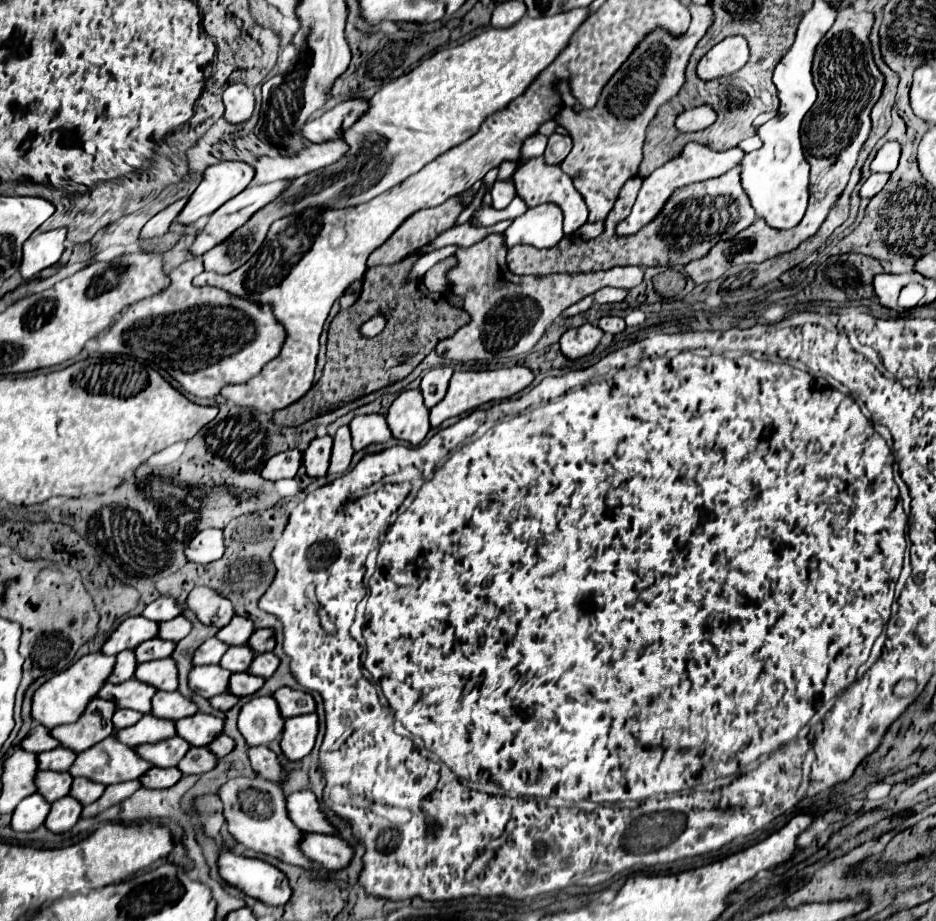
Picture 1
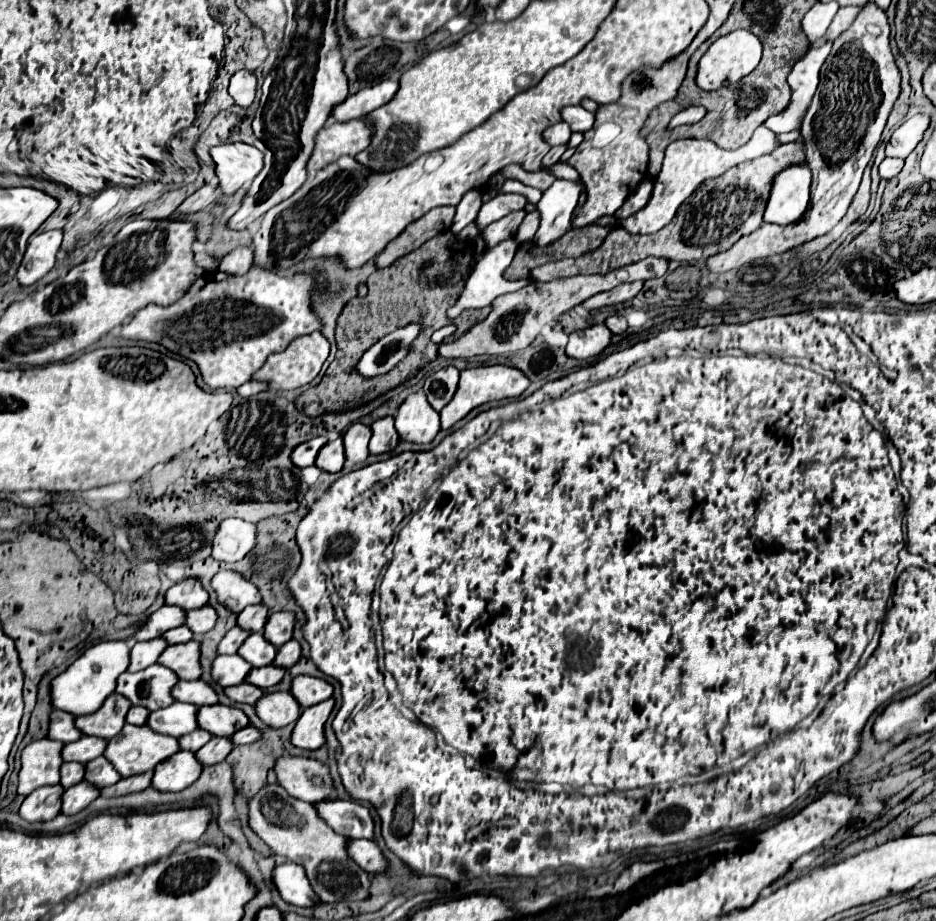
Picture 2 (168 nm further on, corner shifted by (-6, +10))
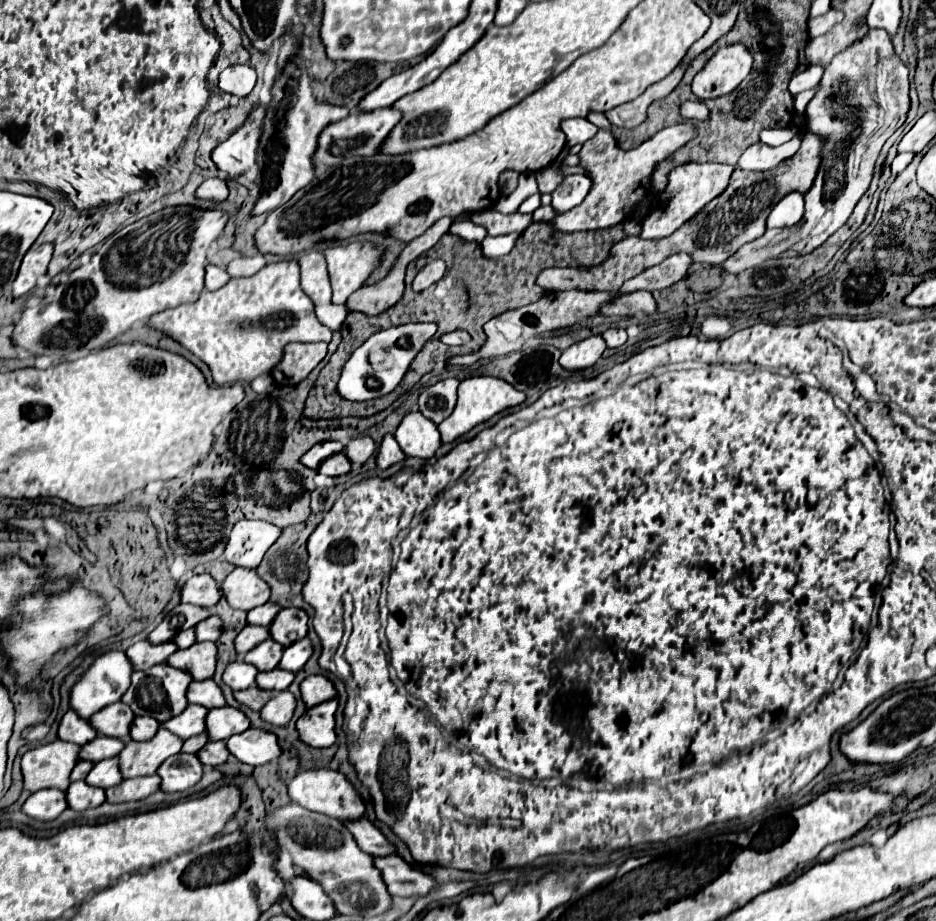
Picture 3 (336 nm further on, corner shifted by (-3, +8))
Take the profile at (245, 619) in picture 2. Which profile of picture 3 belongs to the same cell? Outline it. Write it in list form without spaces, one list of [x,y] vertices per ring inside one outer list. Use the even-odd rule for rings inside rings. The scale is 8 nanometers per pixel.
[[[267,602],[263,606],[257,606],[253,610],[247,612],[247,620],[249,624],[257,624],[257,626],[269,626],[273,622],[273,618],[279,614],[281,606],[275,602]]]

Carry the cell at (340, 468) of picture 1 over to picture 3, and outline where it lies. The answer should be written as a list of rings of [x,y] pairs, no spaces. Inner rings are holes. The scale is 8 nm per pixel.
[[[361,436],[361,438],[355,438],[347,444],[345,454],[353,466],[363,466],[375,454],[375,448],[377,446],[369,436]]]

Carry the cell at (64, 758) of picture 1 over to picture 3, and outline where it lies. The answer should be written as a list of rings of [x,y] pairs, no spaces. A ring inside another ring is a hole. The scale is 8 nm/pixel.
[[[97,736],[95,740],[91,740],[89,744],[85,744],[85,746],[81,748],[81,756],[79,756],[79,758],[85,758],[85,760],[89,760],[89,762],[95,764],[95,762],[99,762],[99,760],[117,756],[123,748],[125,748],[125,742],[119,740],[119,738]]]

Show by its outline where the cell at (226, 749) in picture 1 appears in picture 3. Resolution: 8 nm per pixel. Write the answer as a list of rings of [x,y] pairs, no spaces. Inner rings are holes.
[[[249,728],[241,734],[235,734],[227,740],[229,752],[243,764],[263,766],[281,756],[279,740],[273,732]]]

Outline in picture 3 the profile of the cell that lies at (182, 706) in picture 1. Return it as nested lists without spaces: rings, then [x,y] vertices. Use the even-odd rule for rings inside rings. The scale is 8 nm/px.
[[[203,680],[203,682],[189,684],[187,700],[191,704],[201,704],[209,710],[225,706],[225,696],[223,696],[223,692],[221,692],[221,688],[217,686],[215,680]]]

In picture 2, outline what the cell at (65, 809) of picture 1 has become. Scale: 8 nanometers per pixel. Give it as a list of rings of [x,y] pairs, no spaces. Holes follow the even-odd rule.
[[[78,782],[76,786],[68,788],[62,796],[62,814],[66,816],[74,816],[80,810],[84,810],[92,800],[98,798],[98,788],[94,788],[88,782]]]

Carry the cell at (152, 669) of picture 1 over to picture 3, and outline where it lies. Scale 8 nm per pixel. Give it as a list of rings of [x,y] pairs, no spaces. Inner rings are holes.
[[[195,642],[187,650],[177,650],[167,660],[169,666],[189,670],[195,680],[207,680],[215,674],[217,664],[217,644],[215,642]]]

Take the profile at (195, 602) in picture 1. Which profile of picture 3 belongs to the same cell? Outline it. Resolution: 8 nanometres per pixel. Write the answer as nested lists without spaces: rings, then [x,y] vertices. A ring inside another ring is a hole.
[[[235,568],[223,580],[221,590],[231,608],[239,608],[245,612],[269,602],[269,596],[271,596],[269,584],[261,580],[255,570],[249,570],[249,568]]]

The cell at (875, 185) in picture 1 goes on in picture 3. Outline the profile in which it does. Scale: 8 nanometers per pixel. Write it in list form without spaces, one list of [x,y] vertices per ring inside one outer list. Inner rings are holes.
[[[901,152],[901,154],[897,154],[897,158],[893,160],[893,164],[891,164],[891,170],[893,170],[893,174],[899,174],[901,170],[905,170],[909,164],[911,164],[911,160],[915,158],[915,154],[913,152]]]

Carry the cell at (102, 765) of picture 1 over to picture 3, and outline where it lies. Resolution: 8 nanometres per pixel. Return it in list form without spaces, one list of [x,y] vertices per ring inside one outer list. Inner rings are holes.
[[[159,728],[157,736],[147,742],[127,740],[127,746],[119,754],[119,766],[123,778],[137,778],[137,776],[151,776],[157,768],[169,758],[181,752],[183,740],[169,732],[167,728]]]

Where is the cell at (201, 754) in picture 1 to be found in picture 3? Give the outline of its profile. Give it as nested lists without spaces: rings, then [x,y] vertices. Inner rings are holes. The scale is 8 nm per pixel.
[[[207,742],[205,744],[205,748],[201,748],[199,752],[197,752],[197,756],[199,756],[199,760],[203,762],[203,764],[207,764],[207,766],[221,766],[221,764],[225,764],[227,762],[227,758],[229,758],[229,750],[227,750],[227,744],[225,742]]]

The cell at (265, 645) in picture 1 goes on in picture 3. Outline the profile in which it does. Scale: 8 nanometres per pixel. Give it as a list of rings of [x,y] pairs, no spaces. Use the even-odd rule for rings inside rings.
[[[283,608],[273,624],[269,626],[271,638],[277,640],[281,646],[291,646],[293,642],[307,636],[307,622],[309,616],[301,608]]]

